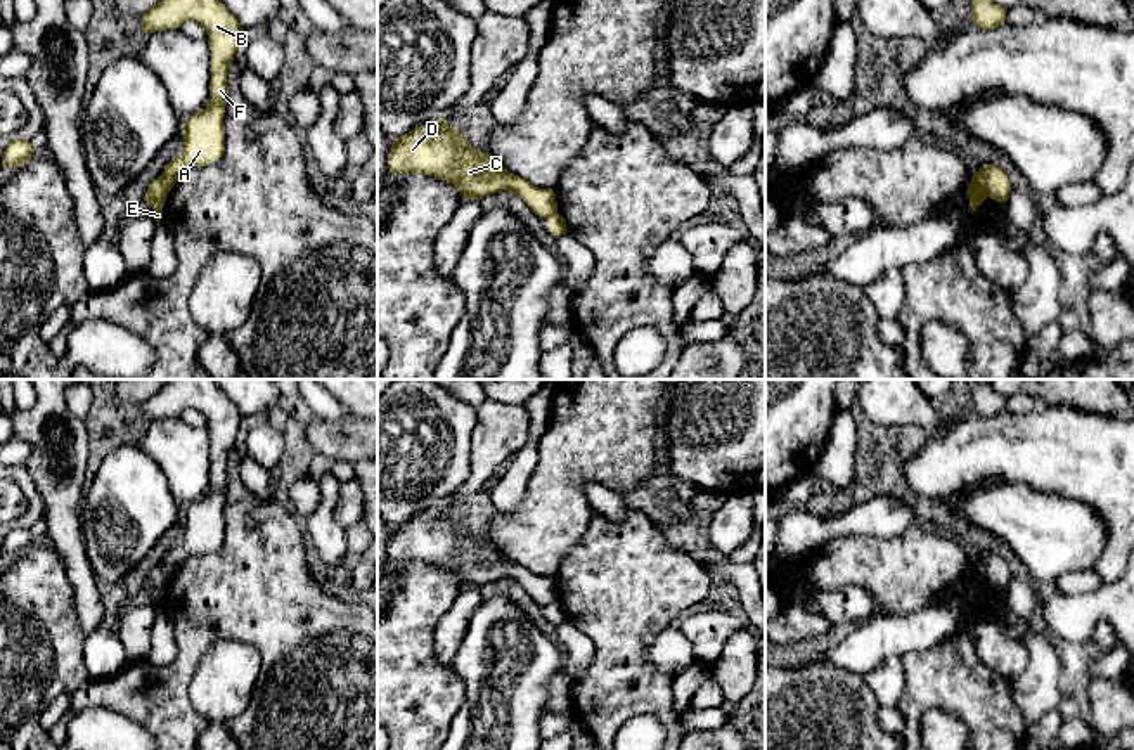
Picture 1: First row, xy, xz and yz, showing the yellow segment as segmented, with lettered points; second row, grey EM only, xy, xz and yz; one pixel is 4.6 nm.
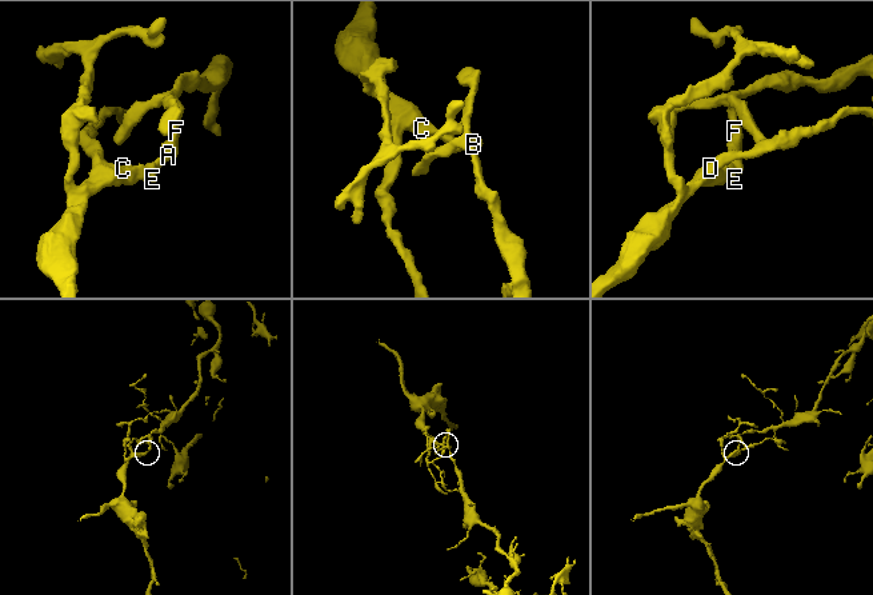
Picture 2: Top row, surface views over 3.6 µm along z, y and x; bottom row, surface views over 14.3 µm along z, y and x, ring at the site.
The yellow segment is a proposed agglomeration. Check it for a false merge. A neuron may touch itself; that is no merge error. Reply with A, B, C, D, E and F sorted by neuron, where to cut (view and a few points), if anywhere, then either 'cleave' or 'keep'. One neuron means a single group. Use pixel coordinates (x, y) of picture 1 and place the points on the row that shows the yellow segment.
groups A B F / C D E; cut yz (977, 172), (989, 196); cleave

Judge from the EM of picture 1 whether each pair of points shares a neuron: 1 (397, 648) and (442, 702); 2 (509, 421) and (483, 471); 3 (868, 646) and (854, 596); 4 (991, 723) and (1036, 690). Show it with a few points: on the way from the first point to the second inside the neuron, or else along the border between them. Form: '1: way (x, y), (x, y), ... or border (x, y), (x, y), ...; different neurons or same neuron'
1: way (402, 662), (428, 688); same neuron
2: way (499, 433), (485, 459); same neuron
3: border (871, 614), (857, 624); different neurons
4: border (1011, 681), (1015, 704), (1027, 728); different neurons

